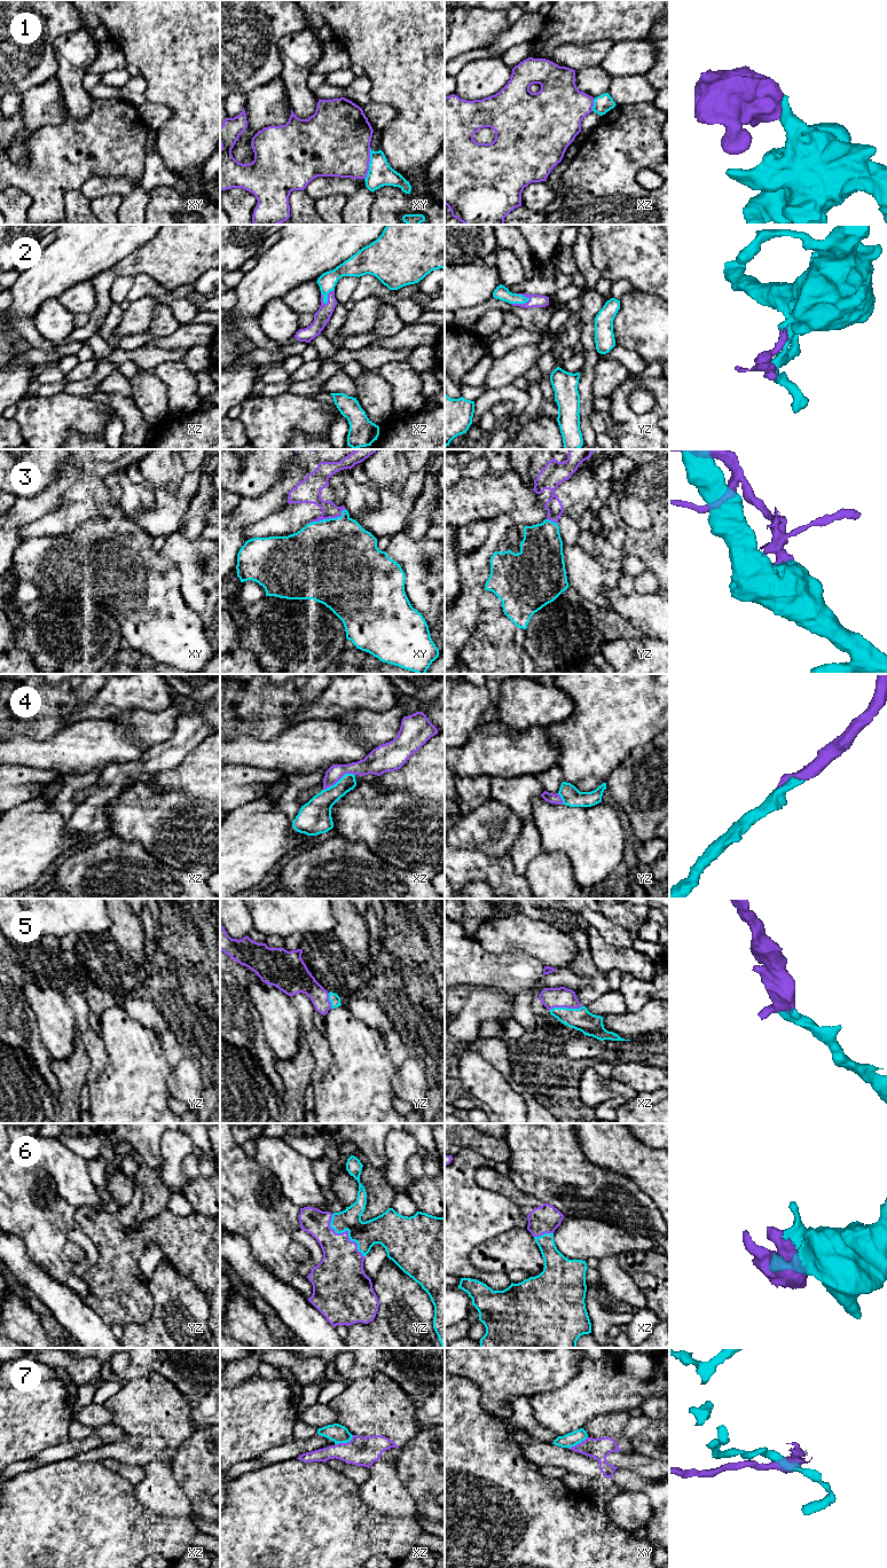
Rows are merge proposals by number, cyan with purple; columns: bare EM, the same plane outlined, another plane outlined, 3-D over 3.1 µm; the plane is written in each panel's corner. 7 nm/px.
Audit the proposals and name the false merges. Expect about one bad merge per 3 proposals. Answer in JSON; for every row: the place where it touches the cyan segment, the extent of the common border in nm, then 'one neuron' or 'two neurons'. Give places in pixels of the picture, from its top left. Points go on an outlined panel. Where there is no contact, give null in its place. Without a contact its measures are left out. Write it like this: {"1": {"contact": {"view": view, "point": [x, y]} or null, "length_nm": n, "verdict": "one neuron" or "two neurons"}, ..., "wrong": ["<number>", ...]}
{"1": {"contact": {"view": "xy", "point": [369, 164]}, "length_nm": 220, "verdict": "two neurons"}, "2": {"contact": {"view": "yz", "point": [520, 303]}, "length_nm": 140, "verdict": "one neuron"}, "3": {"contact": {"view": "xy", "point": [329, 518]}, "length_nm": 280, "verdict": "one neuron"}, "4": {"contact": {"view": "xz", "point": [339, 779]}, "length_nm": 260, "verdict": "one neuron"}, "5": {"contact": {"view": "xz", "point": [565, 1008]}, "length_nm": 240, "verdict": "one neuron"}, "6": {"contact": {"view": "yz", "point": [346, 1229]}, "length_nm": 380, "verdict": "one neuron"}, "7": {"contact": {"view": "xz", "point": [344, 1442]}, "length_nm": 150, "verdict": "two neurons"}, "wrong": ["1", "7"]}

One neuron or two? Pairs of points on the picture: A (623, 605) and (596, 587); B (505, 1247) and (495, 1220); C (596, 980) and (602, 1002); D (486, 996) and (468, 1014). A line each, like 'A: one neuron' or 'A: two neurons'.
A: two neurons
B: two neurons
C: two neurons
D: one neuron

